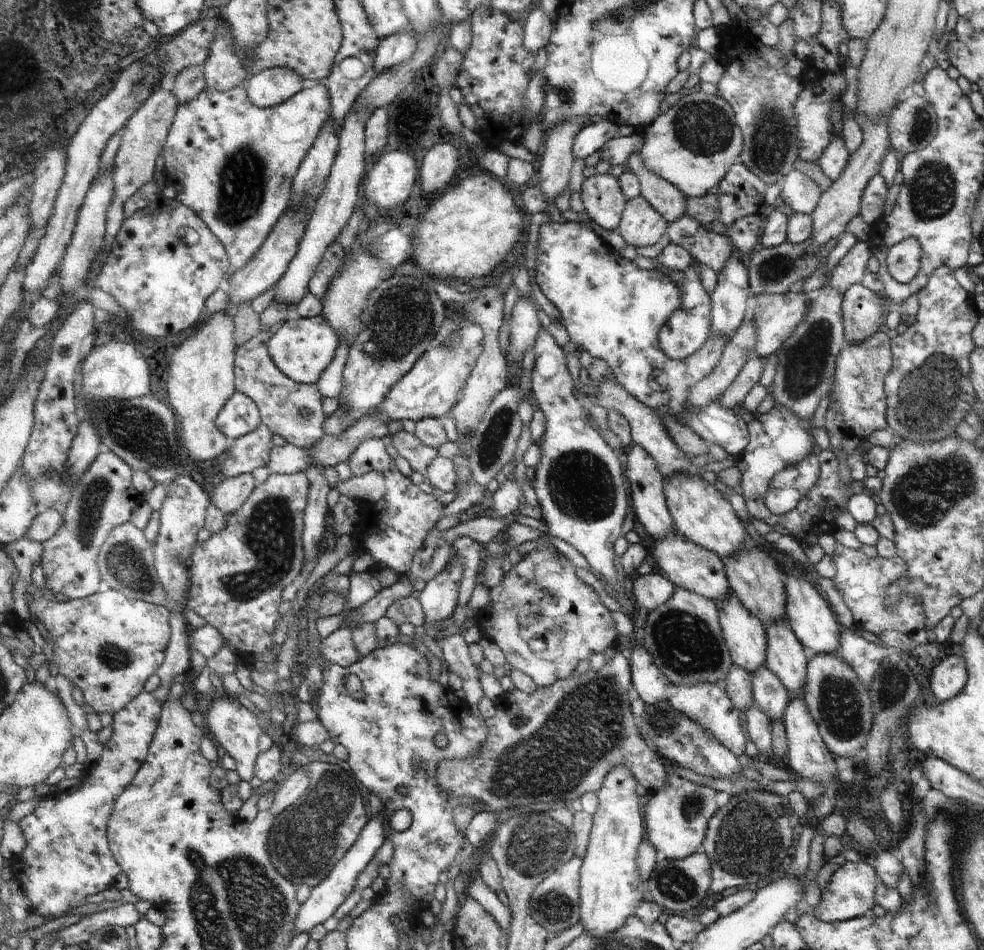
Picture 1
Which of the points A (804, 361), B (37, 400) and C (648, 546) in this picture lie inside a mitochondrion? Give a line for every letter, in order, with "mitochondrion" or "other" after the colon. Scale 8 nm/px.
A: mitochondrion
B: other
C: other

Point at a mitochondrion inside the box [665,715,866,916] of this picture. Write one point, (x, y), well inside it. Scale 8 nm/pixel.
(751, 838)

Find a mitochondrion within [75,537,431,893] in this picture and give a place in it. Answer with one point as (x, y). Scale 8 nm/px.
(303, 843)

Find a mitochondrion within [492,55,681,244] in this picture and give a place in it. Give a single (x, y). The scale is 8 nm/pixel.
(562, 95)

